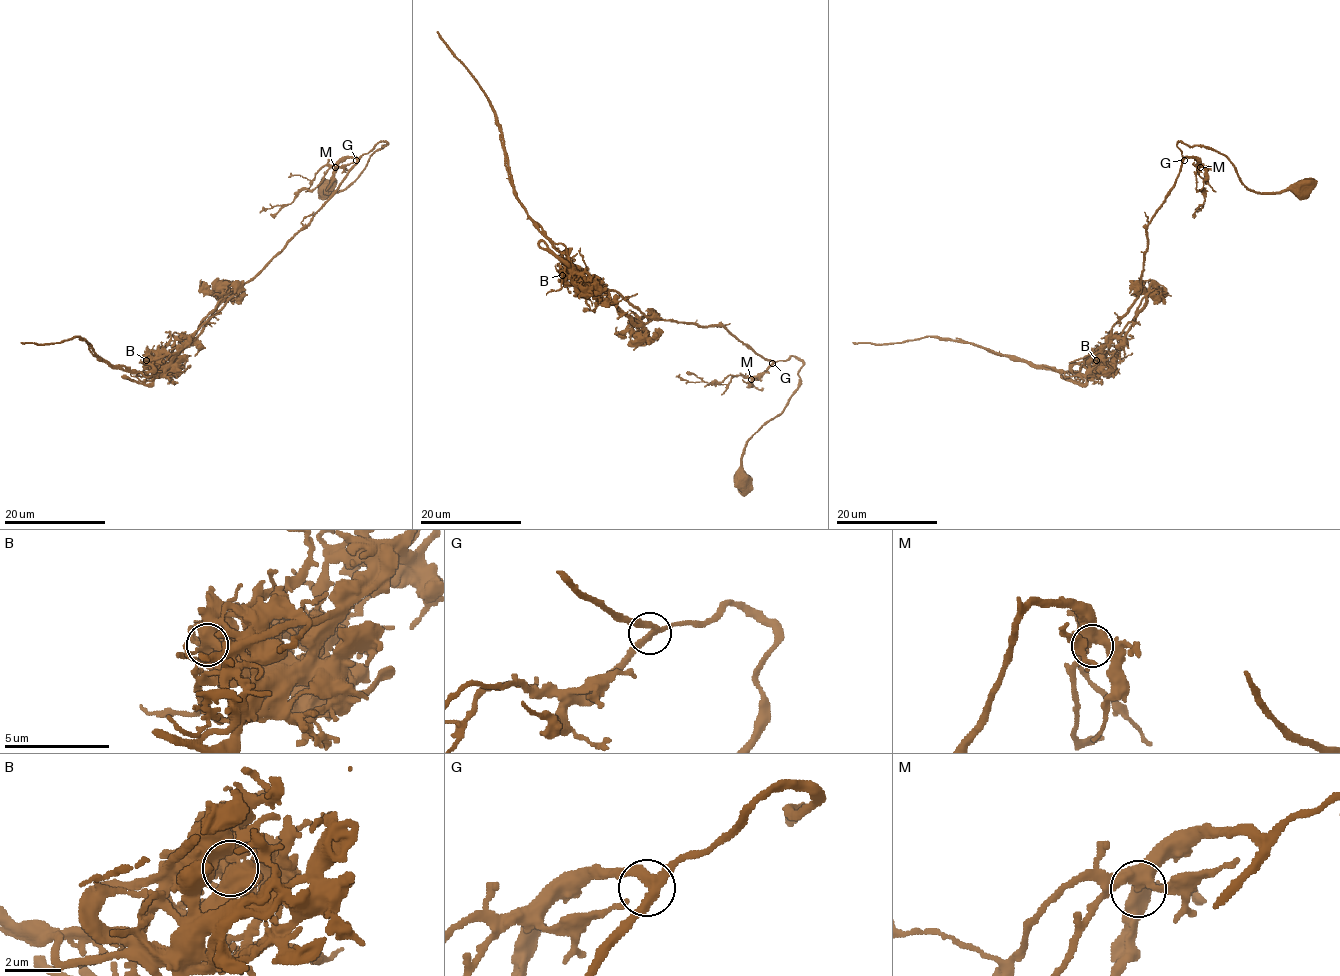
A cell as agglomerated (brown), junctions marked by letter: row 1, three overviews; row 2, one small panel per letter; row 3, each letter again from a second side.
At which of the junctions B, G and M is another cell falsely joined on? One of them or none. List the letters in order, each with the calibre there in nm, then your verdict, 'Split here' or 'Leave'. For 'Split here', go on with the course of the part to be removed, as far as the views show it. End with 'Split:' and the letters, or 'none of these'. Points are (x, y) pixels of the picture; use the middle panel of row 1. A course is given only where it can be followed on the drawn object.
B: Thickness 500 nm. Split here. Course of the part to remove: (561, 274), (566, 257), (529, 215), (517, 196), (505, 153), (501, 125), (491, 101), (474, 76), (436, 32)
G: Thickness 280 nm. Leave
M: Thickness 400 nm. Leave
Split: B

